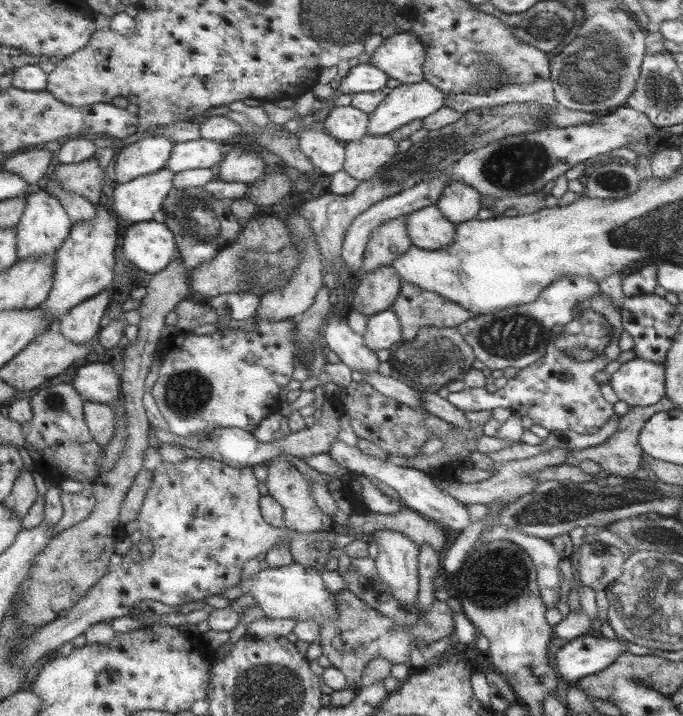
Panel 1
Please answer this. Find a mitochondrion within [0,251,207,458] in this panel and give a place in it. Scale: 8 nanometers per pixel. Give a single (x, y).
(53, 402)

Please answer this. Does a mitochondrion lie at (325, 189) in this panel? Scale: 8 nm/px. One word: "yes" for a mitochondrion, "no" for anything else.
no

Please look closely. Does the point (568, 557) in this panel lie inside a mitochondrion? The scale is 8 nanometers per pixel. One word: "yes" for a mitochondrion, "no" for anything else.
no

